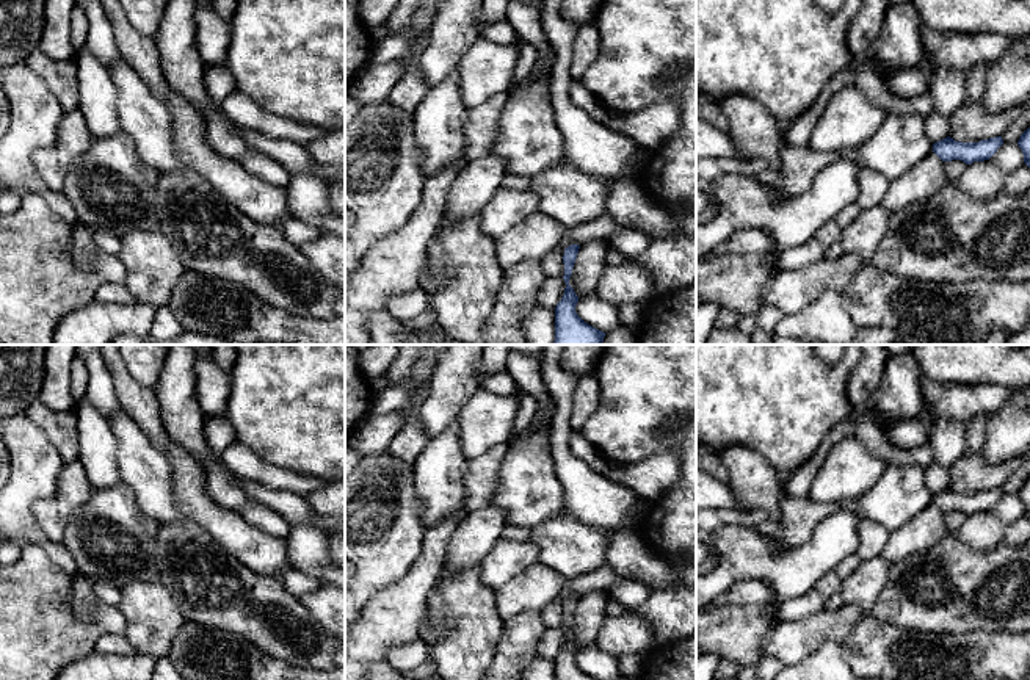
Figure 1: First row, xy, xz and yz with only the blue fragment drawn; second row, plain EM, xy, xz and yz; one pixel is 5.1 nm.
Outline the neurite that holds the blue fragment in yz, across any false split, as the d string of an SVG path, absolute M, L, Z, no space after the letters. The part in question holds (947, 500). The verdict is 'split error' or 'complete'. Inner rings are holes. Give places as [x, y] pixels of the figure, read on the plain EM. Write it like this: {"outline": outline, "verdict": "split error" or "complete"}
{"outline": "M947 487L933 495L933 503L942 512L961 511L966 515L972 515L974 512L989 511L1002 495L1002 487L981 490L978 494L961 494Z", "verdict": "complete"}

